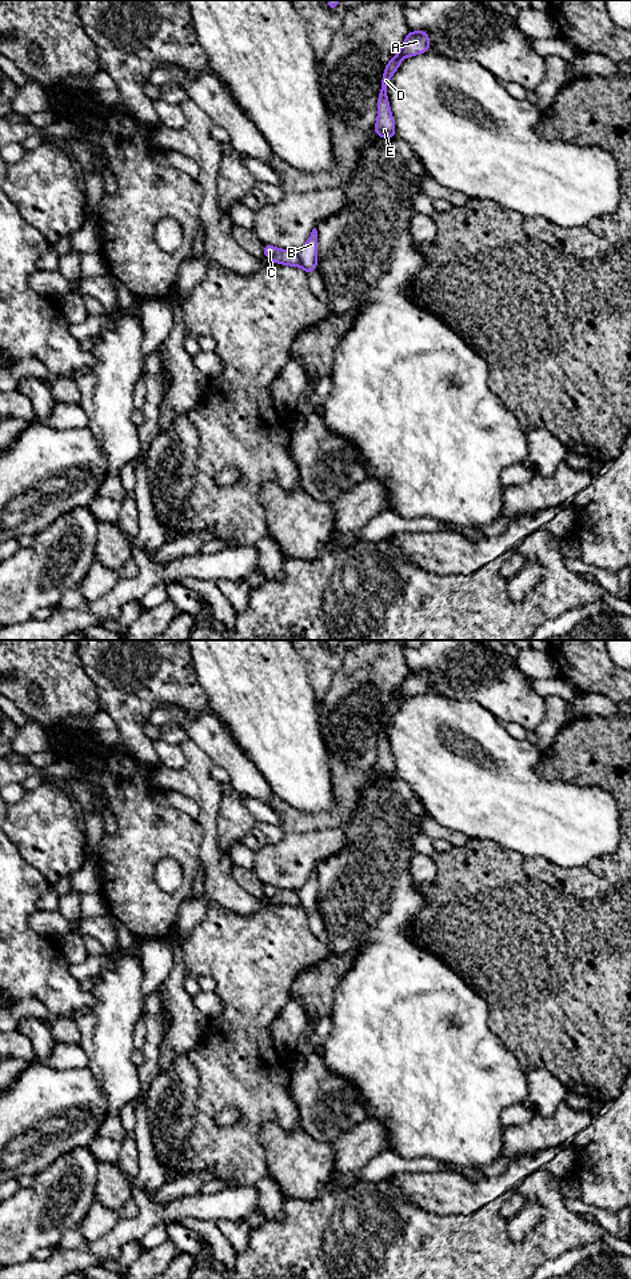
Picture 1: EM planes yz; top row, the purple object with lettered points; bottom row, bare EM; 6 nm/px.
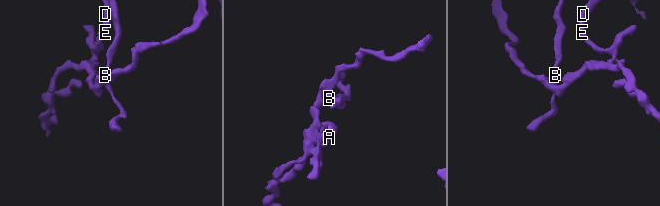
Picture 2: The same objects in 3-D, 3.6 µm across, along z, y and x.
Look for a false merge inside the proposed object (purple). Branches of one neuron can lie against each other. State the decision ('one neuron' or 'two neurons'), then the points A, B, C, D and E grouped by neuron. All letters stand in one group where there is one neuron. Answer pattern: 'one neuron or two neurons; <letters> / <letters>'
two neurons; A C D E / B

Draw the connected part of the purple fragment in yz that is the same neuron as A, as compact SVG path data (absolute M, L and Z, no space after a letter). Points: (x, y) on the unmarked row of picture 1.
M408 670L406 679L399 688L399 692L394 695L392 699L386 704L378 738L378 758L374 766L374 772L376 776L383 779L392 779L396 776L395 759L392 756L387 735L387 727L392 715L399 710L404 698L422 695L430 690L430 674L426 670L420 672Z

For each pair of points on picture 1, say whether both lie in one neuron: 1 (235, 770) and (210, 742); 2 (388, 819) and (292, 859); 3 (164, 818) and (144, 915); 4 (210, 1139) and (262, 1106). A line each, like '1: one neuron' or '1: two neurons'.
1: one neuron
2: two neurons
3: one neuron
4: one neuron

